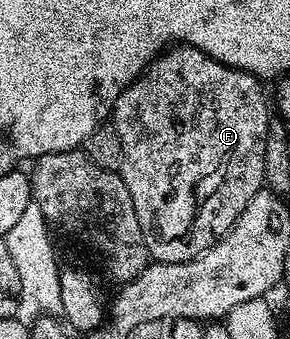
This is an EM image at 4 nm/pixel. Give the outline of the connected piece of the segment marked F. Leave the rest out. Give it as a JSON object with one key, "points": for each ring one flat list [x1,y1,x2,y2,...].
{"points":[[189,52,188,69,184,77,177,81,160,81,155,85,152,81,141,80,140,93,125,91,114,103,110,117,114,122,118,135,124,144,122,176,130,195,134,199,134,207,138,211,138,219,144,224,144,231,149,240,149,254,157,262,190,261,207,252,225,234,230,233,232,226,246,211,247,205,255,199,255,195,264,184,264,156,268,153,268,101,264,98,261,78,253,73,245,73,243,69,235,69,233,65,224,65,208,53]]}

